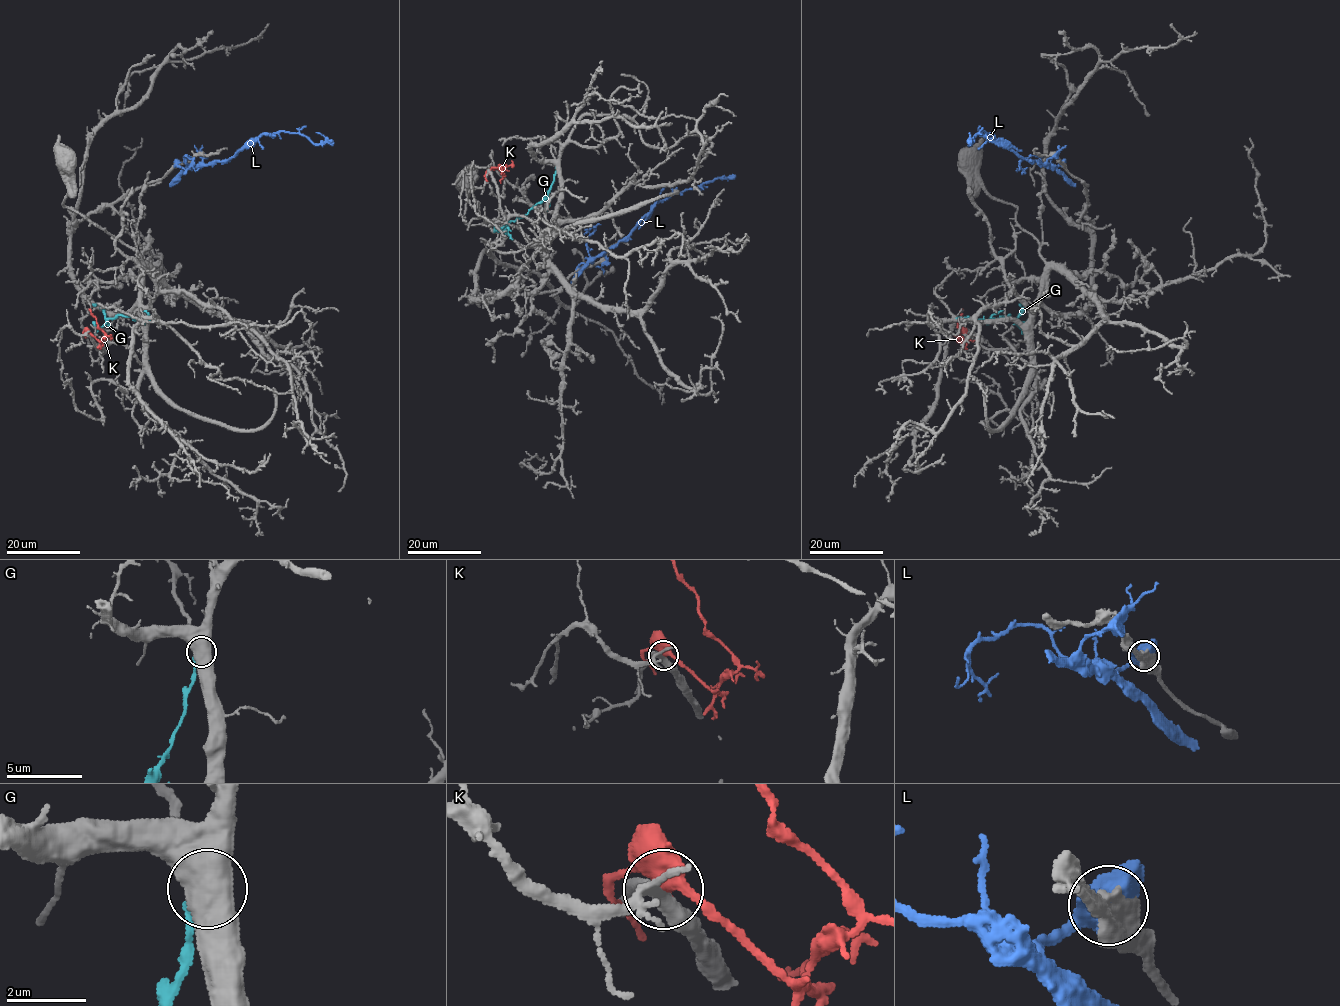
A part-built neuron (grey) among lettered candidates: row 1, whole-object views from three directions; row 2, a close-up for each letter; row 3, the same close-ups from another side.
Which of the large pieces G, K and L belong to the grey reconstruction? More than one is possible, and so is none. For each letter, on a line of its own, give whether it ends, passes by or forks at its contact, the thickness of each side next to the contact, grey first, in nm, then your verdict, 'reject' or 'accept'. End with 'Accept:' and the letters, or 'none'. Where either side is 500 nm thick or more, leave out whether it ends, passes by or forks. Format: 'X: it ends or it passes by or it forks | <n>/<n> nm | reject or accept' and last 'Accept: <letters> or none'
G: 600/400 nm | reject
K: 340/700 nm | reject
L: 460/550 nm | reject
Accept: none

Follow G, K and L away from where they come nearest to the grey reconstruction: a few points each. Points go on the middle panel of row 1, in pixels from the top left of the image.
G: (558, 166), (549, 191), (541, 201), (524, 216), (508, 223), (503, 232), (494, 226)
K: (489, 171), (493, 168), (503, 170), (506, 166), (498, 165), (490, 170)
L: (579, 270), (581, 263), (601, 256), (627, 235), (656, 202), (727, 177), (717, 177)

